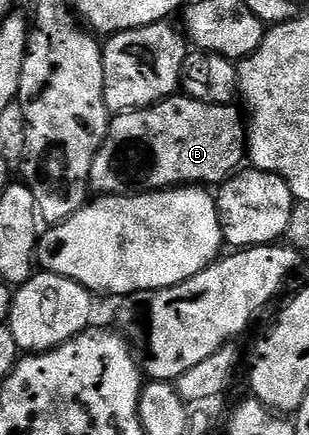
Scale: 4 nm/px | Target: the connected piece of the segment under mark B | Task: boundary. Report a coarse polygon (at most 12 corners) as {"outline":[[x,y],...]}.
{"outline":[[233,104],[117,114],[89,188],[221,186],[248,157]]}

